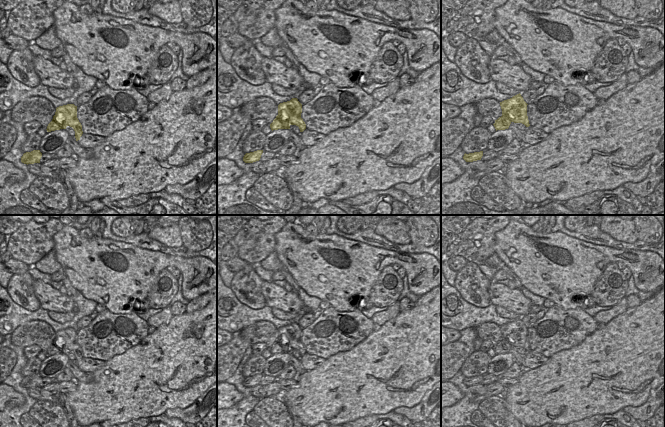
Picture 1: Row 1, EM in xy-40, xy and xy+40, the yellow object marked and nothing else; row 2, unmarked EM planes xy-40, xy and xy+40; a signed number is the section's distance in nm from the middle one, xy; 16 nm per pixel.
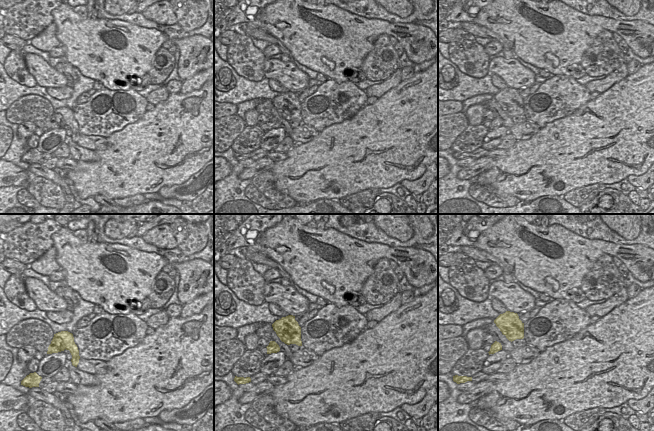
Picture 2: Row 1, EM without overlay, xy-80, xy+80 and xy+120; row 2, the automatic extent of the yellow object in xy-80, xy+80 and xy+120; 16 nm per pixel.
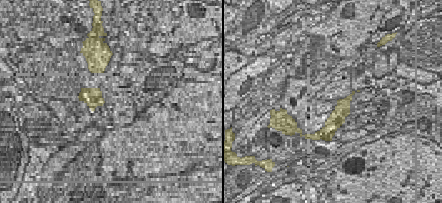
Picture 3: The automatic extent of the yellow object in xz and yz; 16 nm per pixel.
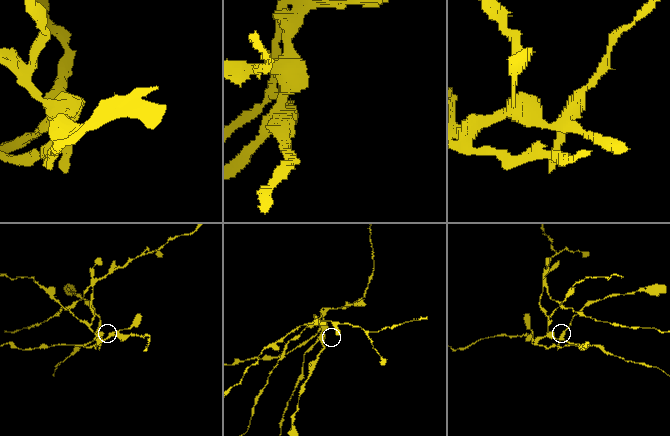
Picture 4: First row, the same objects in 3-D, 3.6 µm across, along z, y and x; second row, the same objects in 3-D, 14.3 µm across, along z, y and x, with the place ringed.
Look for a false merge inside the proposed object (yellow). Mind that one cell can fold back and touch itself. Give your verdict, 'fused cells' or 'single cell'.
fused cells

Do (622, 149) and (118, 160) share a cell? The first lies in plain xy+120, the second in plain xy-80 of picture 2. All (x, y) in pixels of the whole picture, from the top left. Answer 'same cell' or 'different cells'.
same cell

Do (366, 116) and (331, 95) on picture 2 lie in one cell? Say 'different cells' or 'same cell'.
different cells

